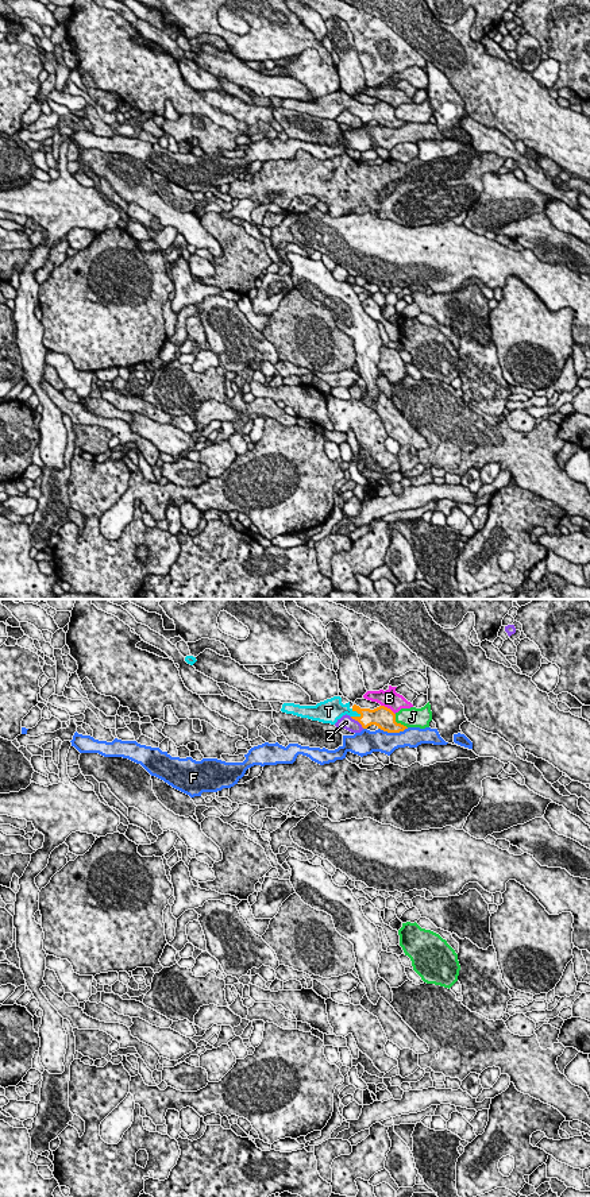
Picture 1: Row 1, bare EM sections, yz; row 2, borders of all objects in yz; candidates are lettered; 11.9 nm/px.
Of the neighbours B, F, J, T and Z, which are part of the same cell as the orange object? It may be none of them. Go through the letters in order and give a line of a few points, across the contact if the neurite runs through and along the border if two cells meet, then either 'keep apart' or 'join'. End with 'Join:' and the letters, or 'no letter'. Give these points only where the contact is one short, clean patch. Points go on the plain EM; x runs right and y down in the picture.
B: line yz (381, 100), (394, 109); keep apart
F: keep apart
J: keep apart
T: line yz (377, 112), (365, 112), (357, 107), (336, 104); join
Z: keep apart
Join: T

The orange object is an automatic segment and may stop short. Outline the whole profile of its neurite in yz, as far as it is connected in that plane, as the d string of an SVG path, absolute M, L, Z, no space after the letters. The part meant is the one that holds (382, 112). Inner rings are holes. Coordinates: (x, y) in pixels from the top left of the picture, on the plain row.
M333 92L317 99L316 101L284 99L281 107L331 120L335 120L347 109L352 115L358 116L363 124L375 120L378 124L387 128L400 128L408 124L406 121L397 119L396 109L385 101L379 101L374 105L360 104L356 100L351 103L350 97L343 100L340 92Z

